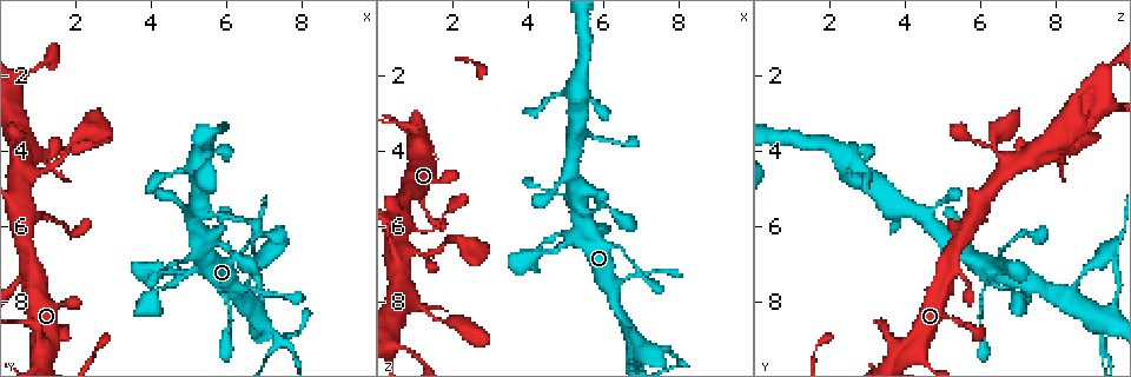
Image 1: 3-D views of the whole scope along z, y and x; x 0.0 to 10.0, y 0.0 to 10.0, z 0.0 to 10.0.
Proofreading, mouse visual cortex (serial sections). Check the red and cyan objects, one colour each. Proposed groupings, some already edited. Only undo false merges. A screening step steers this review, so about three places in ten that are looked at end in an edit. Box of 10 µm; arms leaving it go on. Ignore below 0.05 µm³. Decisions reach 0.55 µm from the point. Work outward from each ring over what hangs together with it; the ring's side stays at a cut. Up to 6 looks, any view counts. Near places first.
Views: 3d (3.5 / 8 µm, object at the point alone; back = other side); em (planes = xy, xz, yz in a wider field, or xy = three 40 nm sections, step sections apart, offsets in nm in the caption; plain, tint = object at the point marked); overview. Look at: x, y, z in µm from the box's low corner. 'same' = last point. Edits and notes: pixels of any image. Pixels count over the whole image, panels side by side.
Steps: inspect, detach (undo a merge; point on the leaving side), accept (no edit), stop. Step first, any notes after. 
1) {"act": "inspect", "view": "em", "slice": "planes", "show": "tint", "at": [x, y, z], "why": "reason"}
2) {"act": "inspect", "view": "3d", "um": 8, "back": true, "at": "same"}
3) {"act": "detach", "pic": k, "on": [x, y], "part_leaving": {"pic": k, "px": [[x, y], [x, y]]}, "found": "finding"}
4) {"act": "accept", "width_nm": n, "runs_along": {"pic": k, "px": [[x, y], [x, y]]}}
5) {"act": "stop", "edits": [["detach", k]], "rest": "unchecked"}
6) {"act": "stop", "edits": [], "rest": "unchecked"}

{"act": "inspect", "view": "3d", "um": 3.5, "back": true, "at": [7.00, 6.85, 9.30], "why": "sudden change in width"}

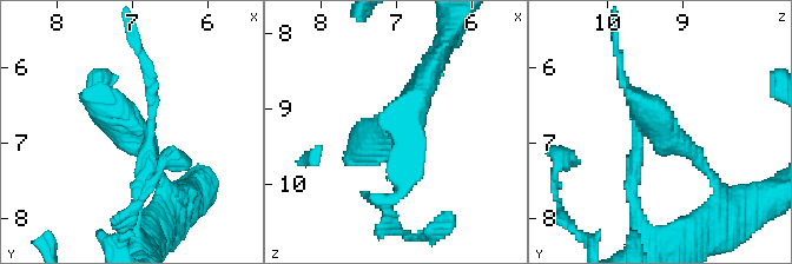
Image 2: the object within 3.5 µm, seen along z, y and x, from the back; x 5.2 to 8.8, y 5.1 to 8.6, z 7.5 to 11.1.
{"act": "inspect", "view": "em", "slice": "xy", "step": 5, "show": "tint", "at": [7.00, 6.90, 9.25], "why": "shape alone is not enough"}

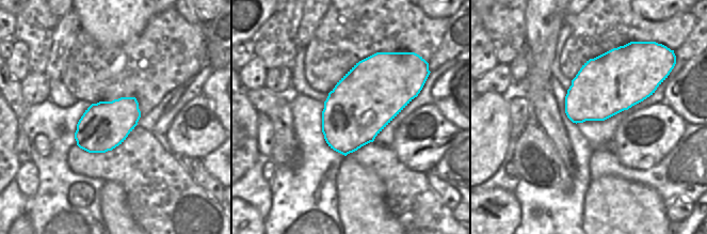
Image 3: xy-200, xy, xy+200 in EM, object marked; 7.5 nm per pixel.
{"act": "detach", "pic": 2, "on": [145, 172], "part_leaving": {"pic": 2, "px": [[635, 206], [629, 182], [641, 152]]}, "found": "two cells meet here"}

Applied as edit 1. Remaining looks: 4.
{"act": "inspect", "view": "3d", "um": 8, "back": true, "at": [7.30, 9.05, 9.25], "why": "thin arm on a thick one"}

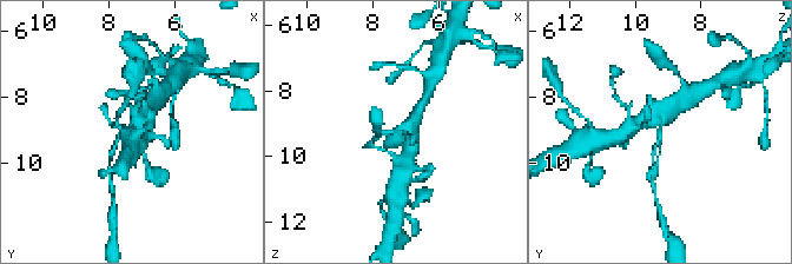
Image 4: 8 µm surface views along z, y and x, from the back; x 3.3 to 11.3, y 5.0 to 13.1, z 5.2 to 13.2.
{"act": "inspect", "view": "em", "slice": "xy", "step": 5, "show": "tint", "at": "same", "arms": 3, "arm_widths_nm": [100, 150, 450]}

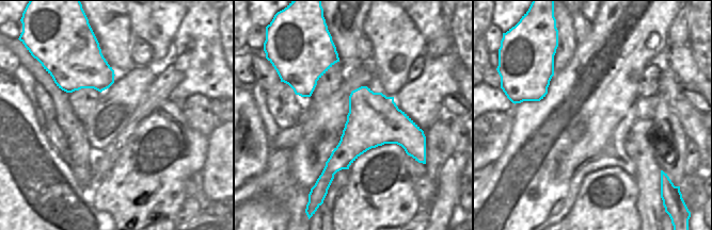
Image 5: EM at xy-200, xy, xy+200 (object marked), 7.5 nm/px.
{"act": "accept", "width_nm": 400, "runs_along": {"pic": 4, "px": [[668, 110], [664, 111], [659, 129], [657, 160]]}, "found": "one cell here"}

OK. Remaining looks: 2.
{"act": "stop", "edits": [["detach", 2]], "rest": "unchecked"}

